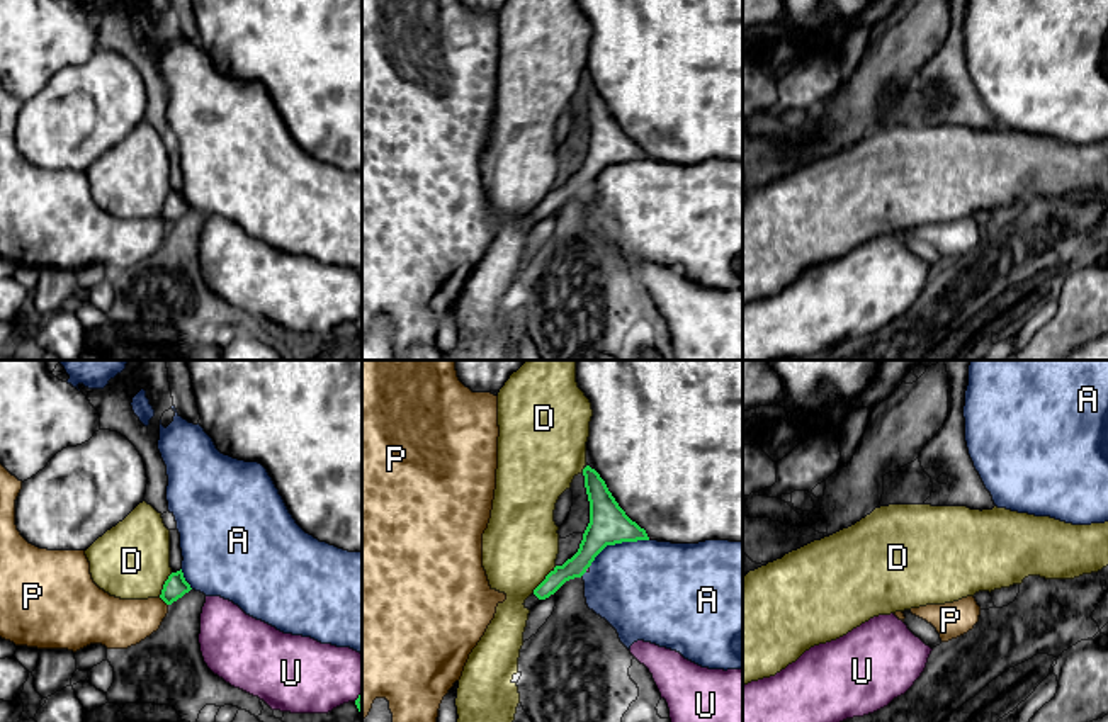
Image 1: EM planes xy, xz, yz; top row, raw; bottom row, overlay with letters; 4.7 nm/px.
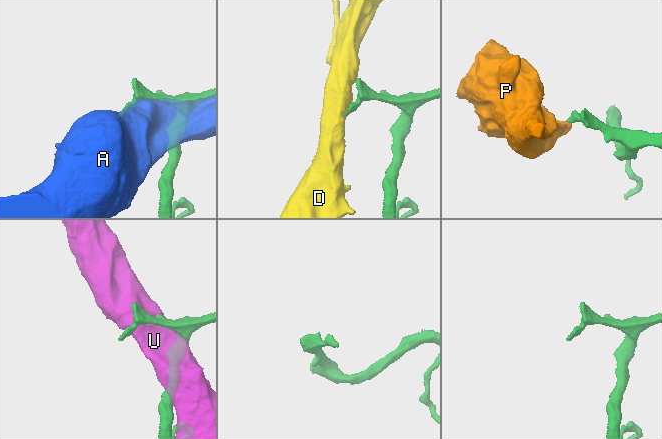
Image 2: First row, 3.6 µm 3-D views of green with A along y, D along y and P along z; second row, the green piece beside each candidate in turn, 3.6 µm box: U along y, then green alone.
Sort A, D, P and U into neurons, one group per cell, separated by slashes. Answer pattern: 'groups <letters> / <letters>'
groups A / D / P / U

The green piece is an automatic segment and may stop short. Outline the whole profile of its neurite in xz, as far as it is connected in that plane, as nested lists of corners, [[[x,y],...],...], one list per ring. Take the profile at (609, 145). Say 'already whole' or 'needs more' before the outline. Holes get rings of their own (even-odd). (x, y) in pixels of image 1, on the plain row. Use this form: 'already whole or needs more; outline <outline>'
already whole; outline [[[586,85],[583,95],[590,121],[590,143],[583,153],[578,172],[562,185],[556,185],[534,209],[539,219],[554,214],[566,200],[581,197],[607,165],[649,160],[646,149],[632,141],[619,126],[595,88]]]

